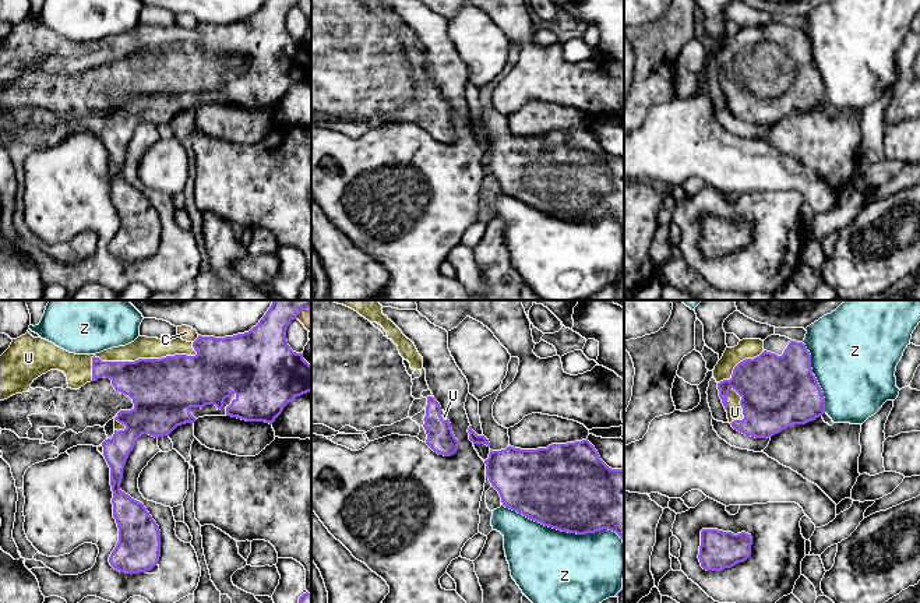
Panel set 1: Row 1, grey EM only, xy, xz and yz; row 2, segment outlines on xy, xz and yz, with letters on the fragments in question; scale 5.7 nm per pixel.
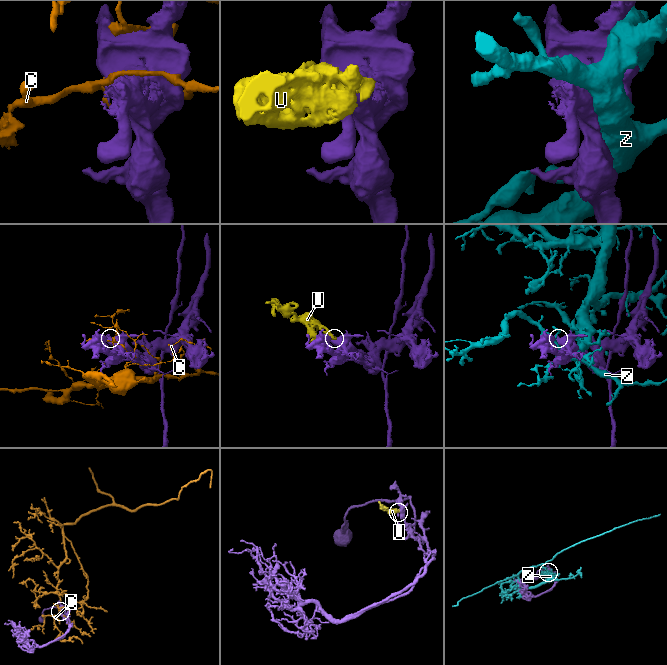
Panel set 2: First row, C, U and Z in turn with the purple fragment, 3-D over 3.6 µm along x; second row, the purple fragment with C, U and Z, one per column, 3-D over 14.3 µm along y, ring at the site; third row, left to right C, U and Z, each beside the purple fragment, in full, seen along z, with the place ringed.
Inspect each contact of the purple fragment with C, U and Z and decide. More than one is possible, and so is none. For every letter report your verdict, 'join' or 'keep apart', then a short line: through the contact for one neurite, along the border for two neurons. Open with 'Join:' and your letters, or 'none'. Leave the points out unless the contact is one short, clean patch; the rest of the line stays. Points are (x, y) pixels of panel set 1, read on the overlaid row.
Join: U
C: keep apart
U: join
Z: keep apart

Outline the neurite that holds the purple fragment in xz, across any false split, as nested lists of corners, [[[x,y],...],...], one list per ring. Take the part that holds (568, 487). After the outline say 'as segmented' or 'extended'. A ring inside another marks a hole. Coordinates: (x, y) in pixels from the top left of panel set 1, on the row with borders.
[[[588,438],[537,449],[521,449],[511,445],[501,451],[490,449],[484,463],[486,476],[498,491],[505,508],[561,532],[585,535],[609,529],[616,532],[624,543],[624,469],[609,468]]] | as segmented

